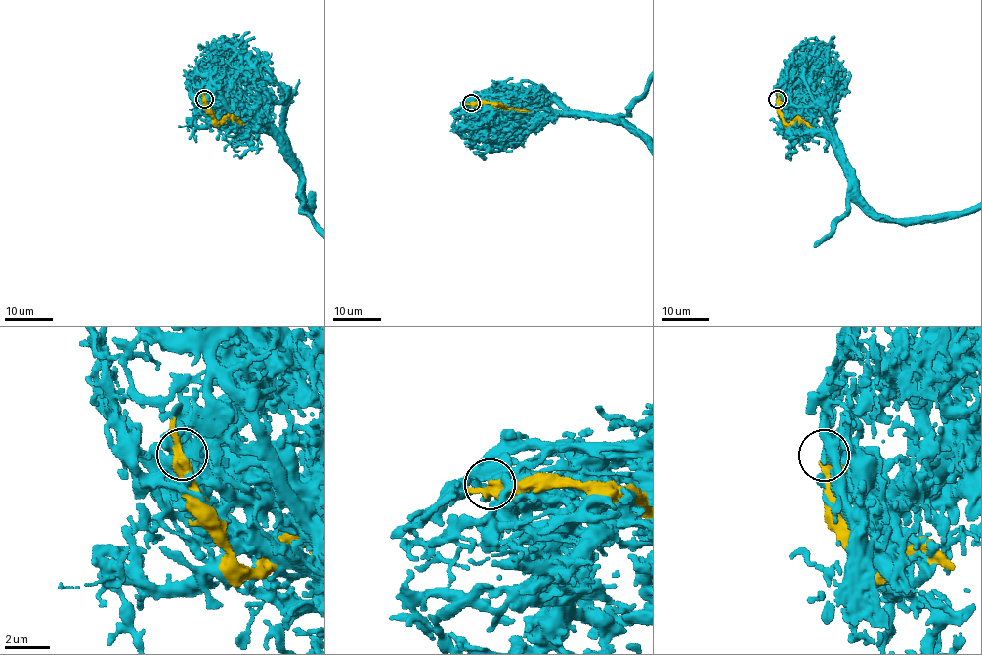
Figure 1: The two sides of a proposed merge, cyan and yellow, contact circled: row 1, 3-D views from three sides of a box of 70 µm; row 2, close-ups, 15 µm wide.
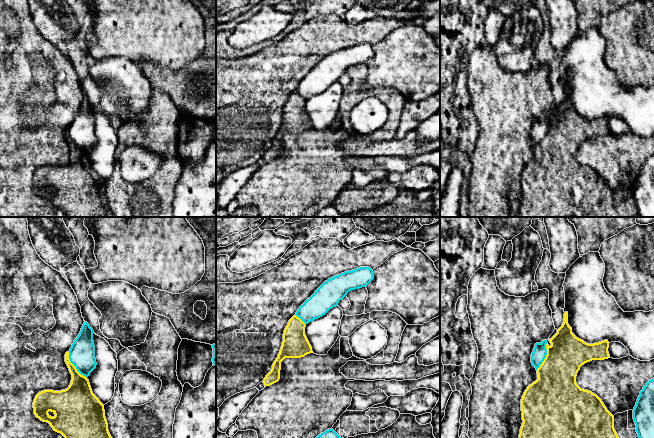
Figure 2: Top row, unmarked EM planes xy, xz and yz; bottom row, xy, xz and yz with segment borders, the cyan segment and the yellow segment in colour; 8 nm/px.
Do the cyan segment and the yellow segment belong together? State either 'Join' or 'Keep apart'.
Keep apart

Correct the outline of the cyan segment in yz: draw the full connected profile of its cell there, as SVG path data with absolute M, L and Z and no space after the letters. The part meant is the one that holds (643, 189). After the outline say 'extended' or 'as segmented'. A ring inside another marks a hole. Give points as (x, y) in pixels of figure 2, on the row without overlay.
M654 154L649 156L640 167L633 185L633 195L640 217L654 217Z; as segmented

